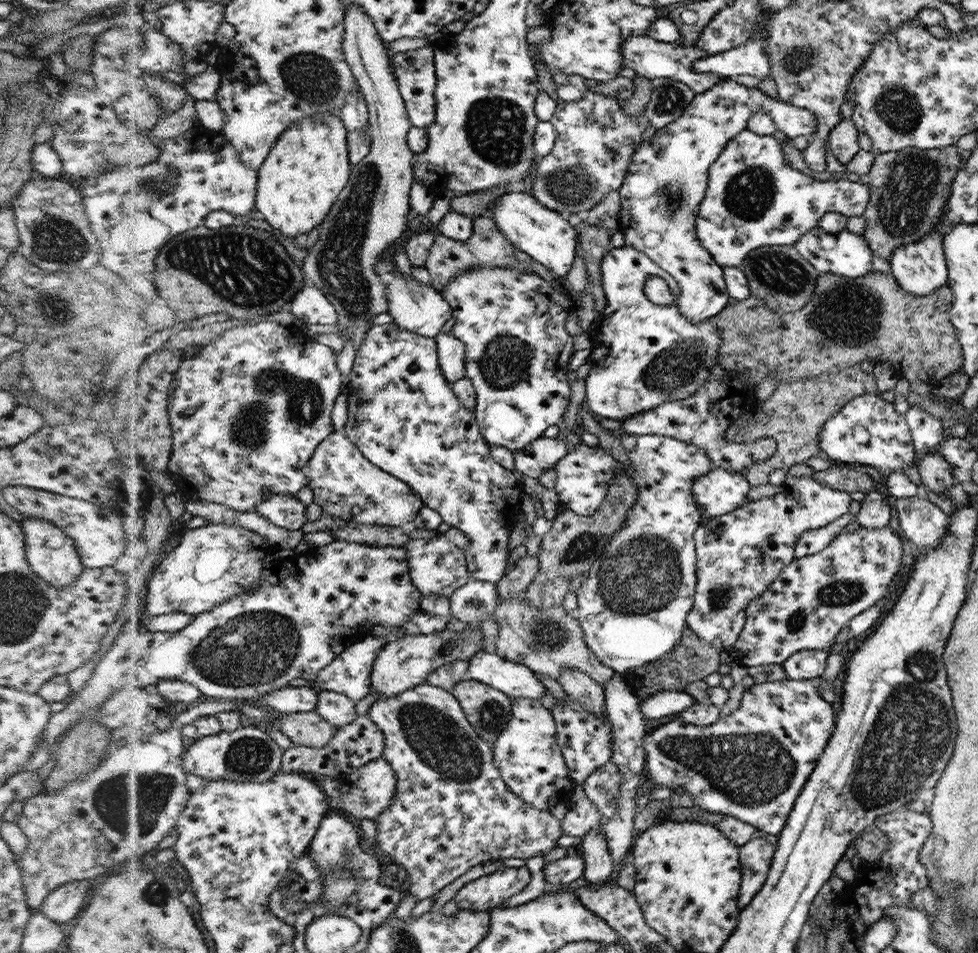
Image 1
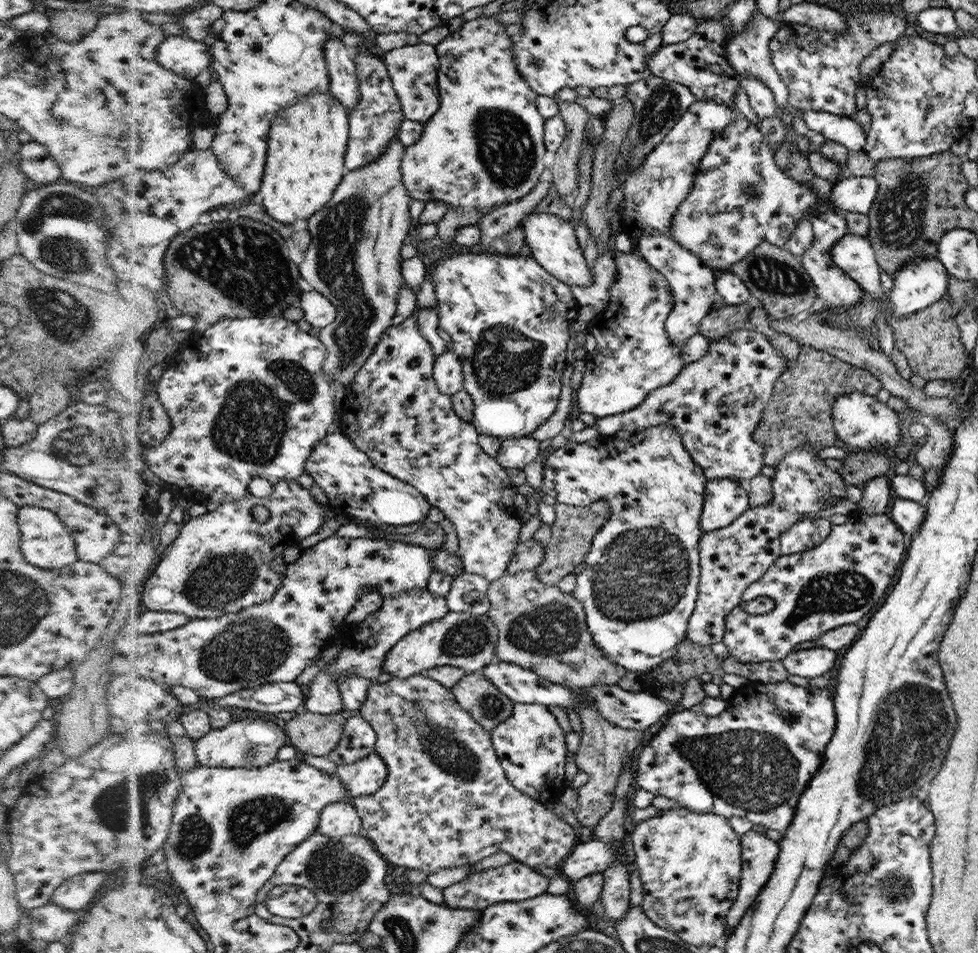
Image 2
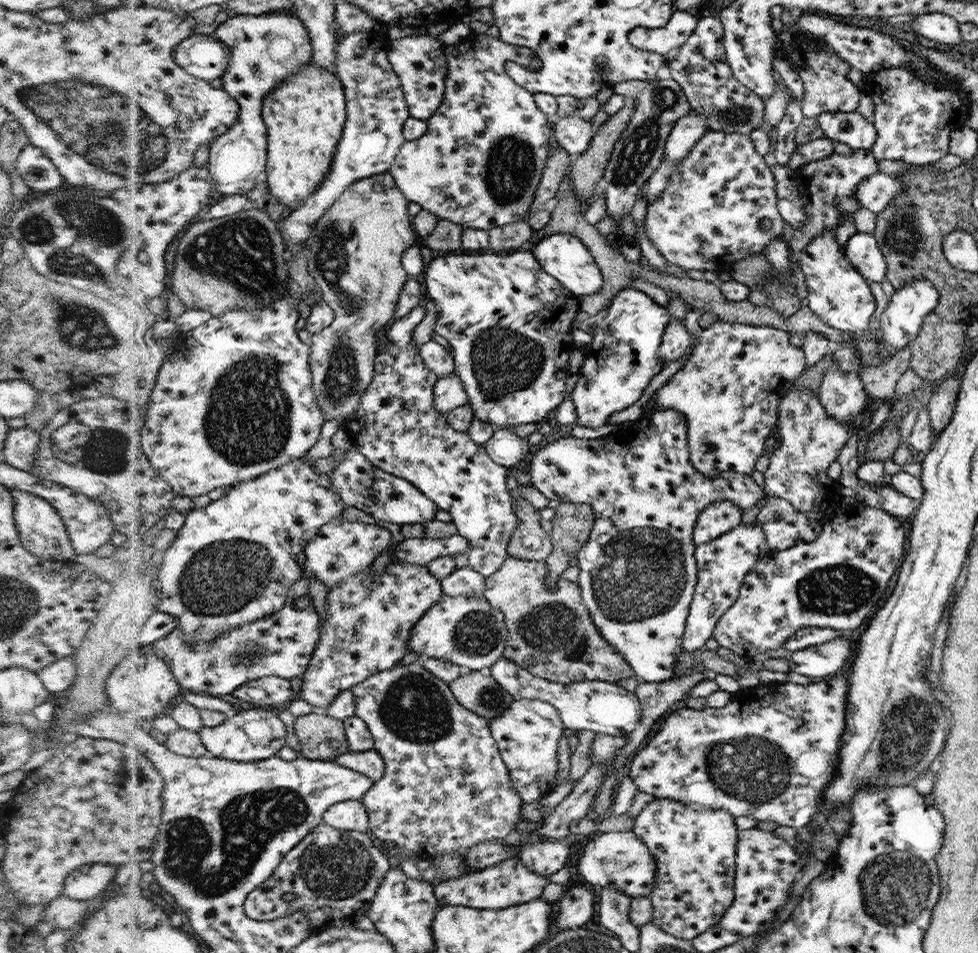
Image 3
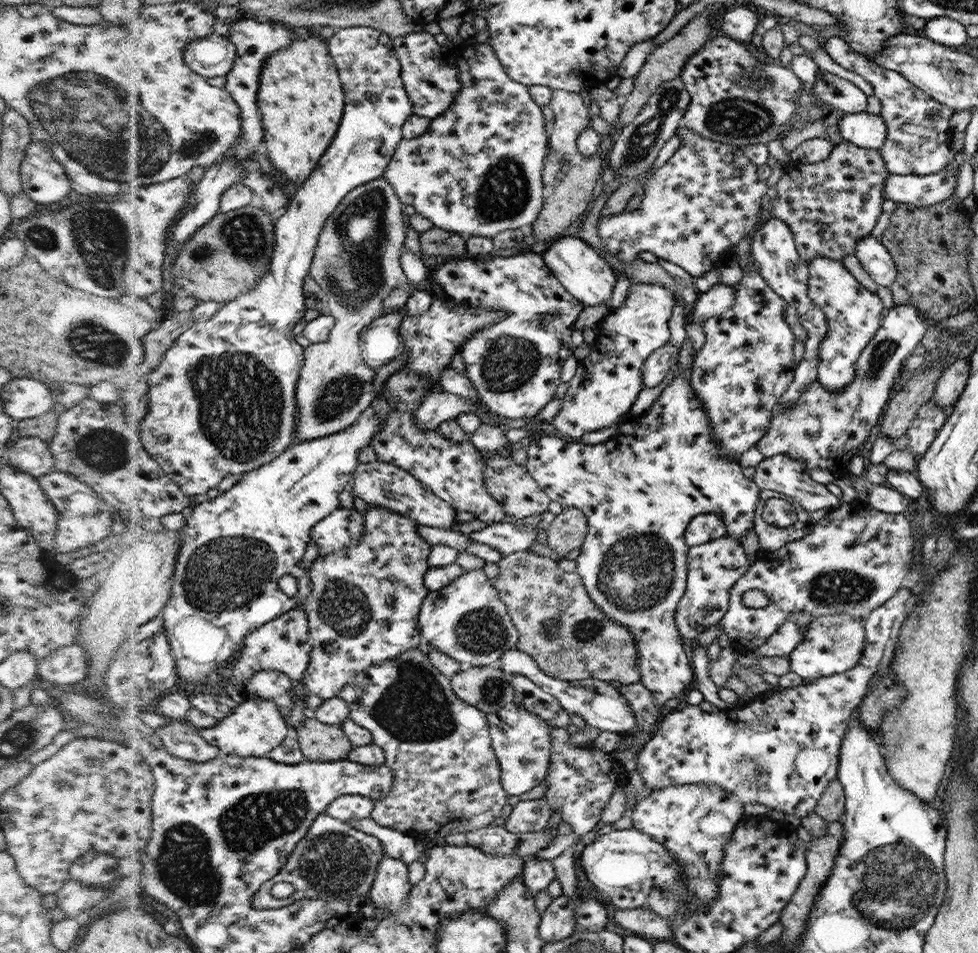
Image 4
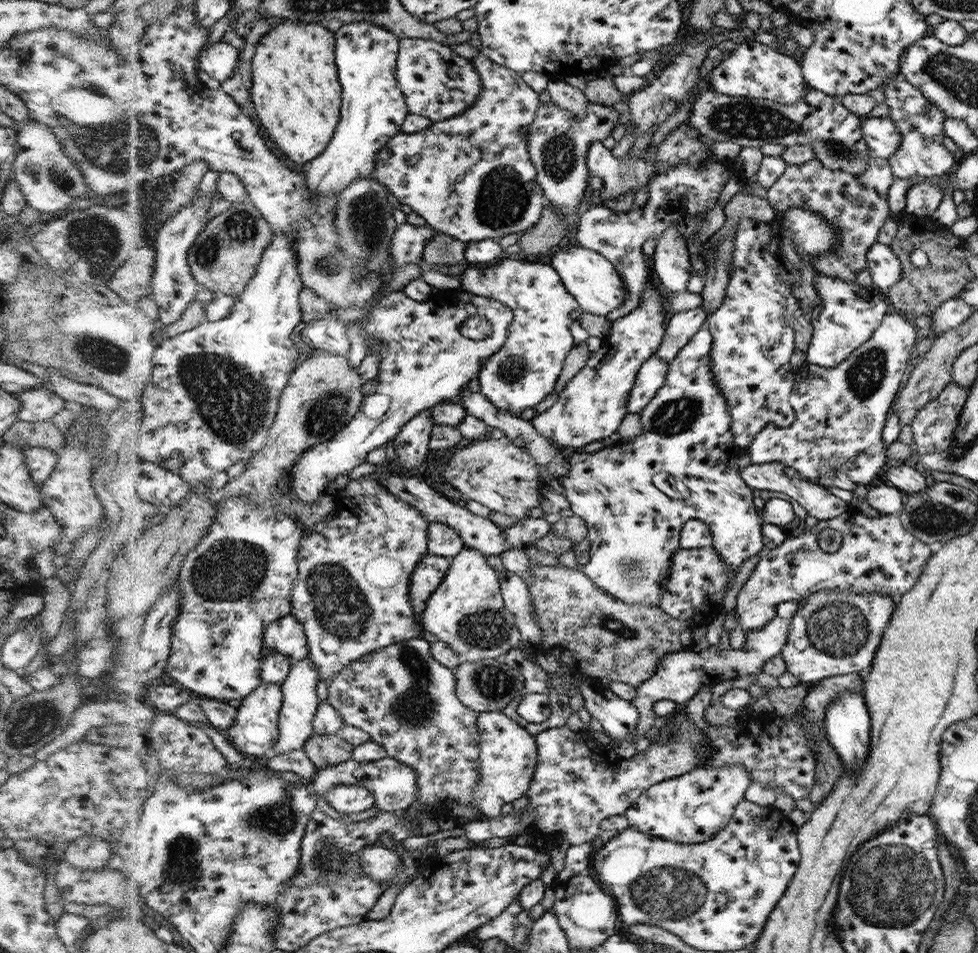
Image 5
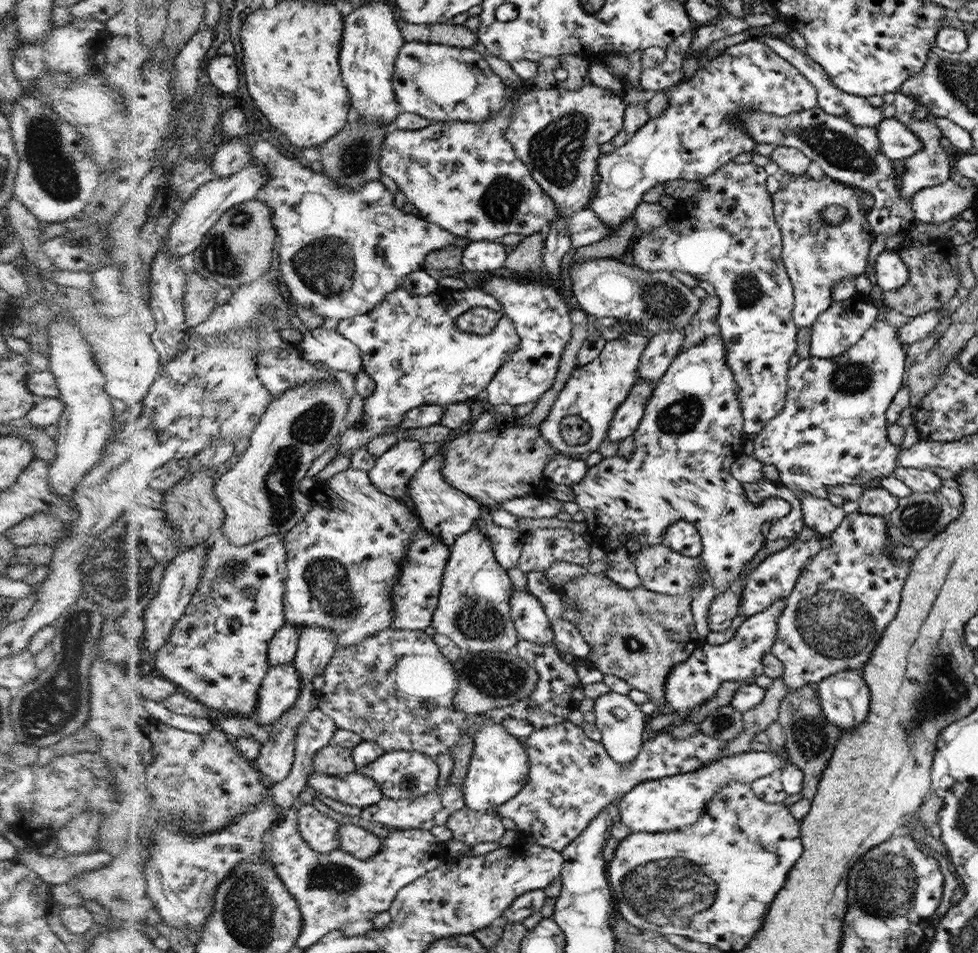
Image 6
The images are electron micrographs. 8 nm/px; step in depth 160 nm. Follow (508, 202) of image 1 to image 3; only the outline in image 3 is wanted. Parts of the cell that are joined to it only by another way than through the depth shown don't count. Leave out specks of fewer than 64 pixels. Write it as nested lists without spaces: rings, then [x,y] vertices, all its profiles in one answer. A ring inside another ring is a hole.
[[[566,233],[544,236],[536,244],[534,252],[542,267],[576,296],[598,294],[603,287],[603,274],[598,265],[594,264],[594,258],[590,256],[588,248],[579,238]]]

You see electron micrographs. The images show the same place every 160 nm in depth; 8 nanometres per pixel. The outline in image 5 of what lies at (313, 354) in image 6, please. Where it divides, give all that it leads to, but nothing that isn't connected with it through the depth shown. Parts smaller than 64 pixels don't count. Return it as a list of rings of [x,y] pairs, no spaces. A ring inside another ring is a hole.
[[[330,317],[309,323],[302,332],[302,339],[315,349],[326,349],[337,355],[347,355],[352,350],[347,323]]]

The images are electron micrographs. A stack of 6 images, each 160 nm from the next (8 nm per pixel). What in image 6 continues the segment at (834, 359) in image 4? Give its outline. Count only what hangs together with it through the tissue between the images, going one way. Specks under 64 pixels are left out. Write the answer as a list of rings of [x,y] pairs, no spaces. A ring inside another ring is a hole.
[[[856,292],[854,297],[845,301],[833,302],[811,326],[811,356],[824,359],[840,356],[856,344],[876,321],[878,321],[878,308],[866,295]]]

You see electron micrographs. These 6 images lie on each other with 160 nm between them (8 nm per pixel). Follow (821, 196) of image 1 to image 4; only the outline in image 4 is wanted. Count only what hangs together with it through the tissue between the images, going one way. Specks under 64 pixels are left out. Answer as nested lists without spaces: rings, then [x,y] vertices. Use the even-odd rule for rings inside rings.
[[[678,127],[677,134],[681,138],[681,145],[673,154],[673,156],[665,162],[665,164],[652,175],[648,184],[644,187],[644,199],[640,207],[634,211],[624,211],[622,214],[614,216],[601,216],[597,226],[601,241],[605,246],[605,251],[614,255],[622,262],[631,263],[634,259],[639,259],[637,256],[640,252],[651,252],[656,256],[669,260],[678,266],[681,266],[692,276],[697,278],[705,276],[707,272],[714,270],[716,260],[720,259],[726,252],[731,252],[733,246],[738,242],[742,242],[748,234],[756,234],[758,231],[758,214],[762,210],[762,198],[766,194],[766,182],[758,177],[757,166],[744,154],[743,147],[733,144],[722,144],[720,141],[710,140],[708,137],[702,136],[700,133],[694,133],[692,129],[686,127]],[[950,171],[926,176],[889,174],[883,186],[884,199],[916,207],[934,206],[956,192],[957,177]]]

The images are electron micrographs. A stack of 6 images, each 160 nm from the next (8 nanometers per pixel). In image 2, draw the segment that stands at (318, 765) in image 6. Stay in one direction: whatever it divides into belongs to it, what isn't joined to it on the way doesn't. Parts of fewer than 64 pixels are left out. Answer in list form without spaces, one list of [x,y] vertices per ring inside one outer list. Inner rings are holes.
[[[306,711],[297,714],[295,717],[286,722],[285,728],[287,733],[289,734],[290,742],[292,745],[300,752],[304,752],[306,754],[312,754],[314,756],[329,756],[329,754],[336,750],[339,747],[340,742],[344,738],[347,730],[347,722],[348,716],[354,717],[356,714],[352,711],[350,714],[346,714],[346,712],[336,713],[332,715],[324,715],[324,714],[316,714],[312,711]]]

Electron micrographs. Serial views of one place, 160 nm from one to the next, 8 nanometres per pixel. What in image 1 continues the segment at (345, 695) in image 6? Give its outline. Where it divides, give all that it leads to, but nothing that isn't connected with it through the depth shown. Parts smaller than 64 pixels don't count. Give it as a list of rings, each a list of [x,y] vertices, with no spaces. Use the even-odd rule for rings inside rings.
[[[426,682],[418,685],[418,687],[411,688],[411,690],[399,692],[392,698],[379,698],[378,701],[372,705],[369,716],[376,726],[383,732],[385,747],[382,758],[385,758],[392,768],[395,769],[399,782],[397,782],[397,792],[393,803],[388,808],[385,808],[383,814],[376,820],[376,828],[378,831],[378,846],[381,850],[387,852],[394,860],[395,864],[402,864],[407,871],[410,878],[411,888],[409,893],[416,897],[417,902],[424,899],[430,899],[436,895],[444,887],[448,886],[450,882],[460,878],[466,874],[469,868],[476,866],[488,860],[504,859],[504,858],[522,858],[524,860],[532,858],[541,852],[545,855],[552,849],[555,849],[556,840],[563,835],[562,822],[556,819],[550,810],[538,810],[520,800],[502,780],[499,770],[493,763],[493,747],[483,737],[478,736],[472,725],[465,717],[462,707],[459,705],[458,700],[447,689],[438,688],[435,685],[428,685]]]

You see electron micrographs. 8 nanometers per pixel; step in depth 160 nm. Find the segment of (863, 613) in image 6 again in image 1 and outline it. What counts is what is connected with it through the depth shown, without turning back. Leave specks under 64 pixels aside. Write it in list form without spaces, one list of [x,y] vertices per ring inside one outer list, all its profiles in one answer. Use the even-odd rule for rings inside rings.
[[[829,650],[798,651],[781,666],[789,680],[816,679],[824,674],[829,654]]]

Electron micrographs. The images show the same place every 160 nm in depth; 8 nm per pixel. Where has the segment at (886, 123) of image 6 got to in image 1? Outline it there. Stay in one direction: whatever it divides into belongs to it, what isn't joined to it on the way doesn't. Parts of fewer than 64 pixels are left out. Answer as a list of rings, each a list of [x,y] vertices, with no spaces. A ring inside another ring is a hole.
[[[724,79],[710,91],[695,94],[680,118],[664,128],[659,128],[648,141],[642,142],[633,155],[627,178],[618,190],[621,205],[619,228],[624,235],[625,245],[643,252],[676,279],[681,292],[677,297],[677,308],[691,323],[712,319],[719,312],[724,311],[732,301],[722,266],[697,239],[697,214],[699,214],[700,203],[704,201],[707,193],[710,167],[723,154],[728,143],[736,135],[747,130],[753,114],[759,112],[761,108],[772,117],[776,128],[790,139],[810,136],[818,127],[818,120],[812,111],[781,101],[779,97],[770,97],[758,87],[748,88],[739,84],[736,79]]]

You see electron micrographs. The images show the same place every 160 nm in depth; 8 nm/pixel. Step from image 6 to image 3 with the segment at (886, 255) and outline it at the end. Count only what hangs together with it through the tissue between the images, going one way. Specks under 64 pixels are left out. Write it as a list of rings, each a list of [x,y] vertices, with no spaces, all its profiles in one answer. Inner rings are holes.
[[[856,232],[846,245],[848,260],[870,282],[884,282],[887,278],[887,261],[873,233]]]

